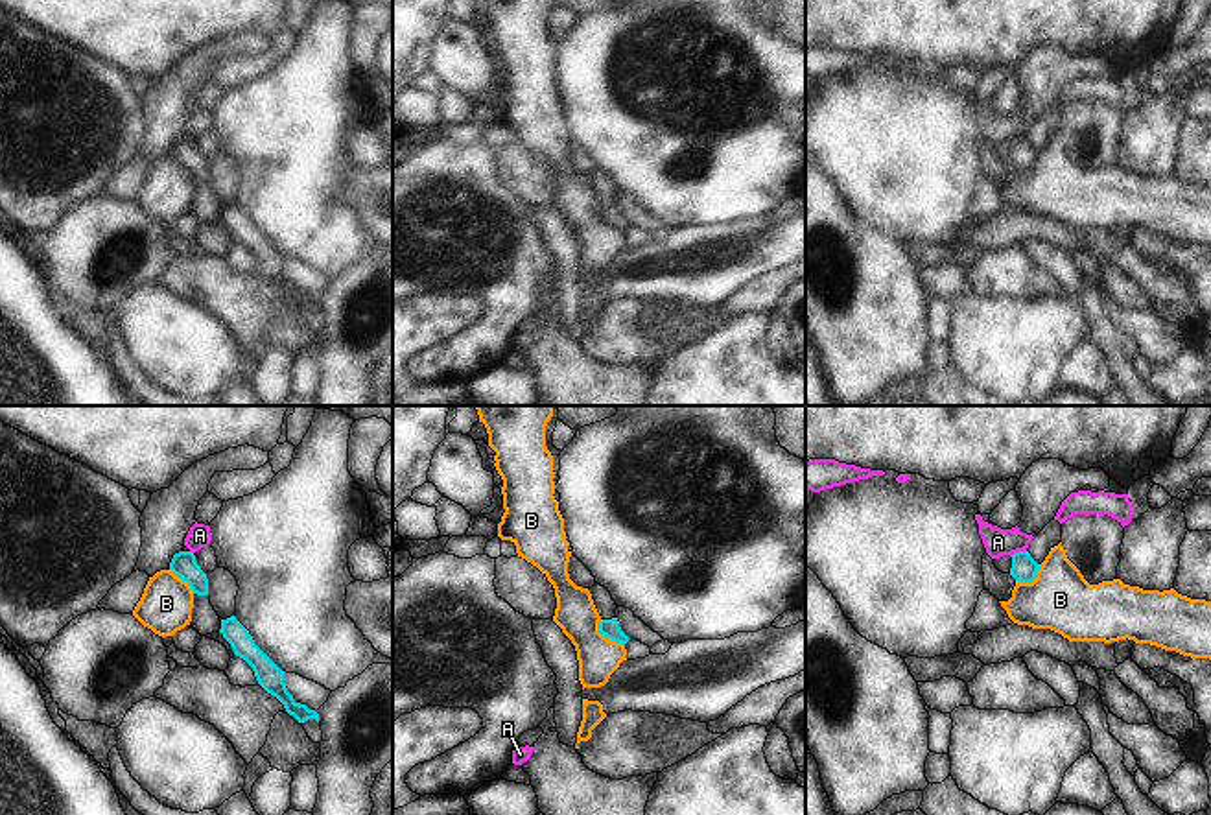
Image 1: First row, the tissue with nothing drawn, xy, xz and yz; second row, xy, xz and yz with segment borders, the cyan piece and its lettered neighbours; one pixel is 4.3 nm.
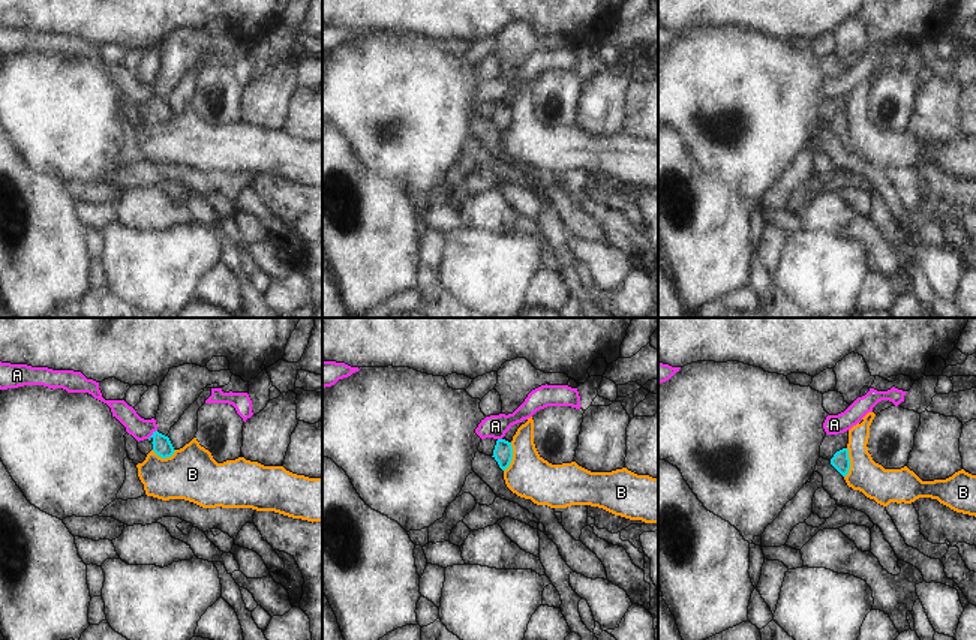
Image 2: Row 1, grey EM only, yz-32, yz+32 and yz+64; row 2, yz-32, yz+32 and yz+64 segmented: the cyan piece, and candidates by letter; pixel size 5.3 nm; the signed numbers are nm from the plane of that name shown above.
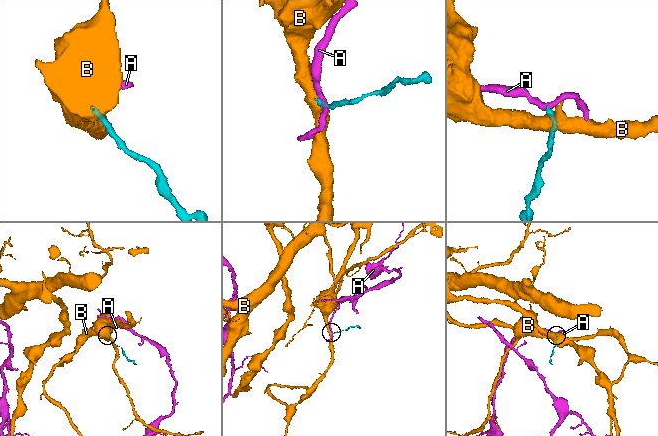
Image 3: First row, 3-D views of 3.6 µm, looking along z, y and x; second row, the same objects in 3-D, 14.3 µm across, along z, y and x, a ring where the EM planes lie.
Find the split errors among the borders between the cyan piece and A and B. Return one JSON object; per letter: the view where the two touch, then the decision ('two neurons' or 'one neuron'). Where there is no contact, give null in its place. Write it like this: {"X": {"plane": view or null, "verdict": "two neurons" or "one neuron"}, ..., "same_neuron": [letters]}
{"A": {"plane": "yz", "verdict": "two neurons"}, "B": {"plane": "xz", "verdict": "two neurons"}, "same_neuron": []}

